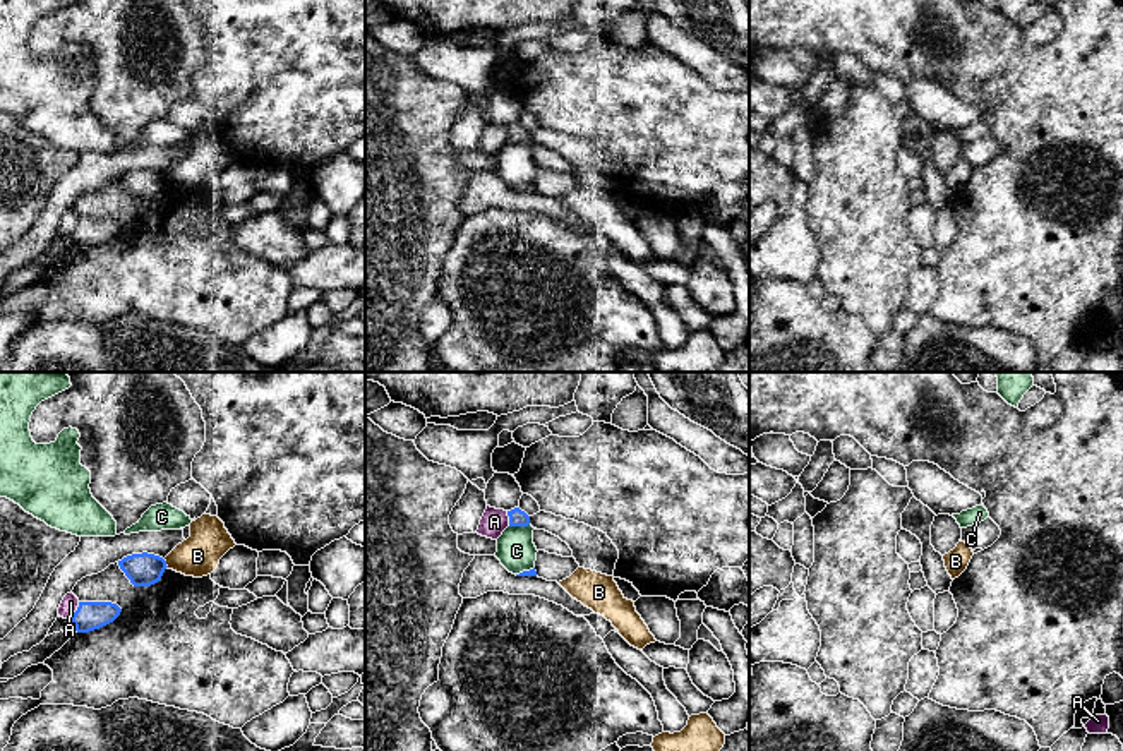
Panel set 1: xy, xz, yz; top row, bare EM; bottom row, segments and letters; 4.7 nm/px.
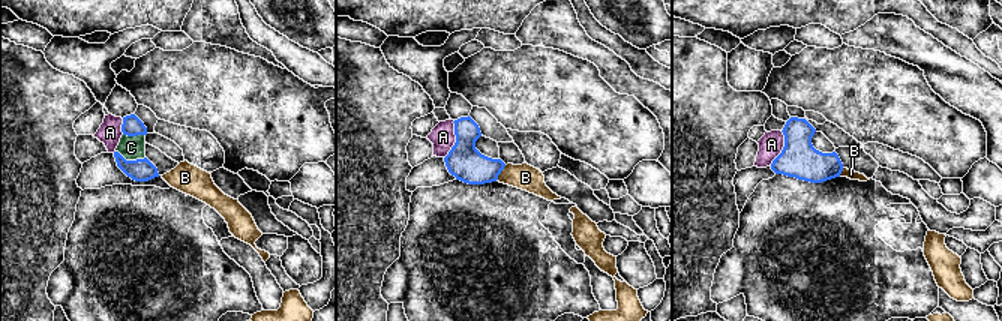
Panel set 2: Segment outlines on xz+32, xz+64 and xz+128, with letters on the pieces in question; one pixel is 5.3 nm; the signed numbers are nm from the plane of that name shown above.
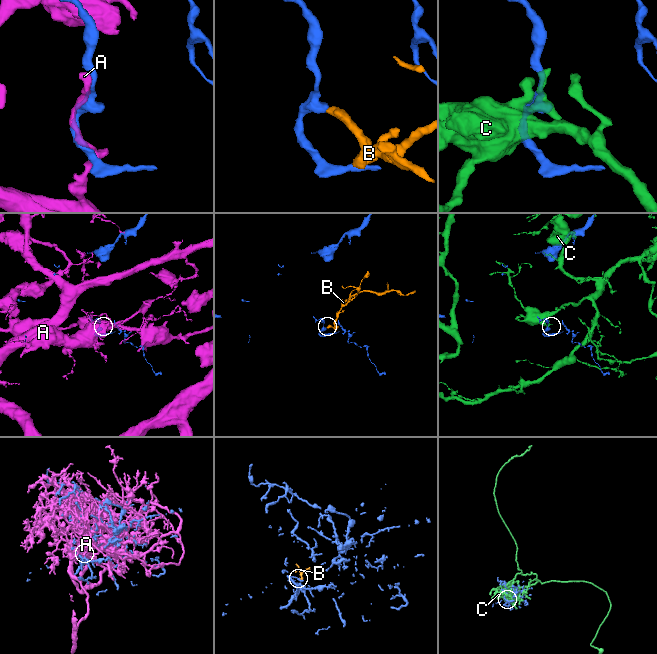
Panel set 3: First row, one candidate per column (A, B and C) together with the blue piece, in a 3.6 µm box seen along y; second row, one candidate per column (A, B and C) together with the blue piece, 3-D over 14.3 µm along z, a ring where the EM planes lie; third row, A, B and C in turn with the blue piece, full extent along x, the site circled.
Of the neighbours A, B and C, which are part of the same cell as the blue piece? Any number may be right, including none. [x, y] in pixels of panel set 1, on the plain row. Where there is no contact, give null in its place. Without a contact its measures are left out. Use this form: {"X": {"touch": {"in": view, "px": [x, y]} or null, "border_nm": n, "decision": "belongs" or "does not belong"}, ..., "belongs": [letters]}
{"A": {"touch": {"in": "xy", "px": [76, 227]}, "border_nm": 90, "decision": "does not belong"}, "B": {"touch": {"in": "xy", "px": [165, 179]}, "border_nm": 50, "decision": "does not belong"}, "C": {"touch": {"in": "xz", "px": [518, 141]}, "border_nm": 100, "decision": "does not belong"}, "belongs": []}

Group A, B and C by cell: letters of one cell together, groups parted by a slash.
A / B / C

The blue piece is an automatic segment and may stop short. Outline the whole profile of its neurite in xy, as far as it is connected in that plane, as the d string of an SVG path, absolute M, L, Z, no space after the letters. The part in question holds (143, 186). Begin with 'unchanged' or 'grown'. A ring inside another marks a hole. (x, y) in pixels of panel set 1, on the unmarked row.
unchanged; M147 168L127 171L118 177L118 182L134 202L158 199L168 183L163 173Z

